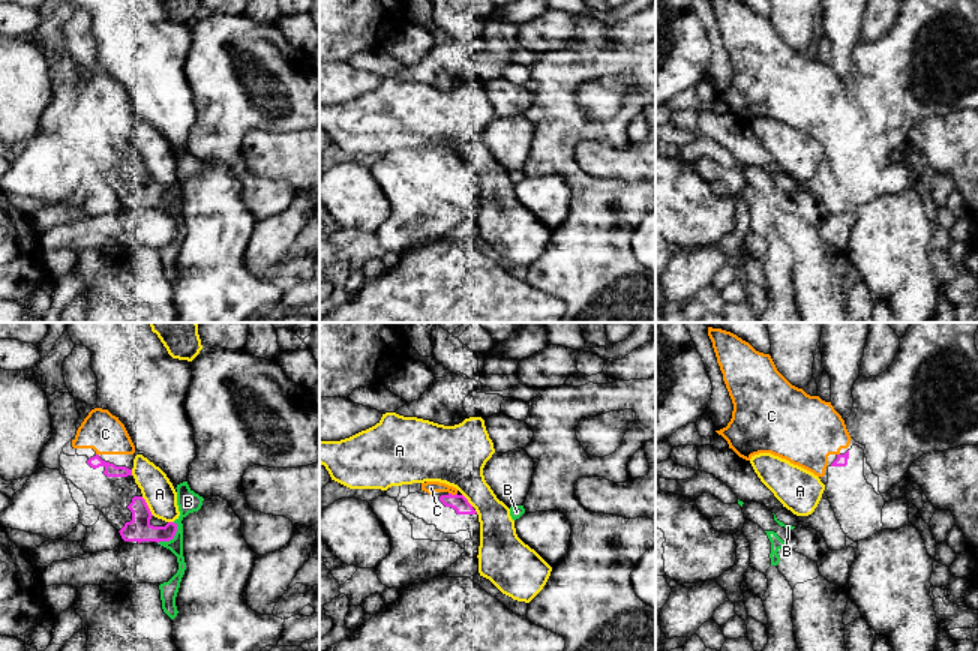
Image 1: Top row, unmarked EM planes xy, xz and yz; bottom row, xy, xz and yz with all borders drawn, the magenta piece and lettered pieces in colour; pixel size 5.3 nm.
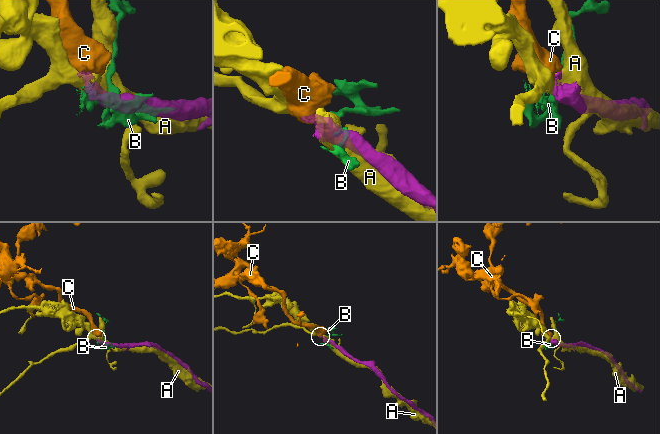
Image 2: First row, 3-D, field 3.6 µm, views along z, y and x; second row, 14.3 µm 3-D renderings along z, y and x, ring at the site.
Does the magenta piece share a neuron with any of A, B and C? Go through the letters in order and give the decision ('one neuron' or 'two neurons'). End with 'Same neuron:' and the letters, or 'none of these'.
A: two neurons
B: two neurons
C: one neuron
Same neuron: C

